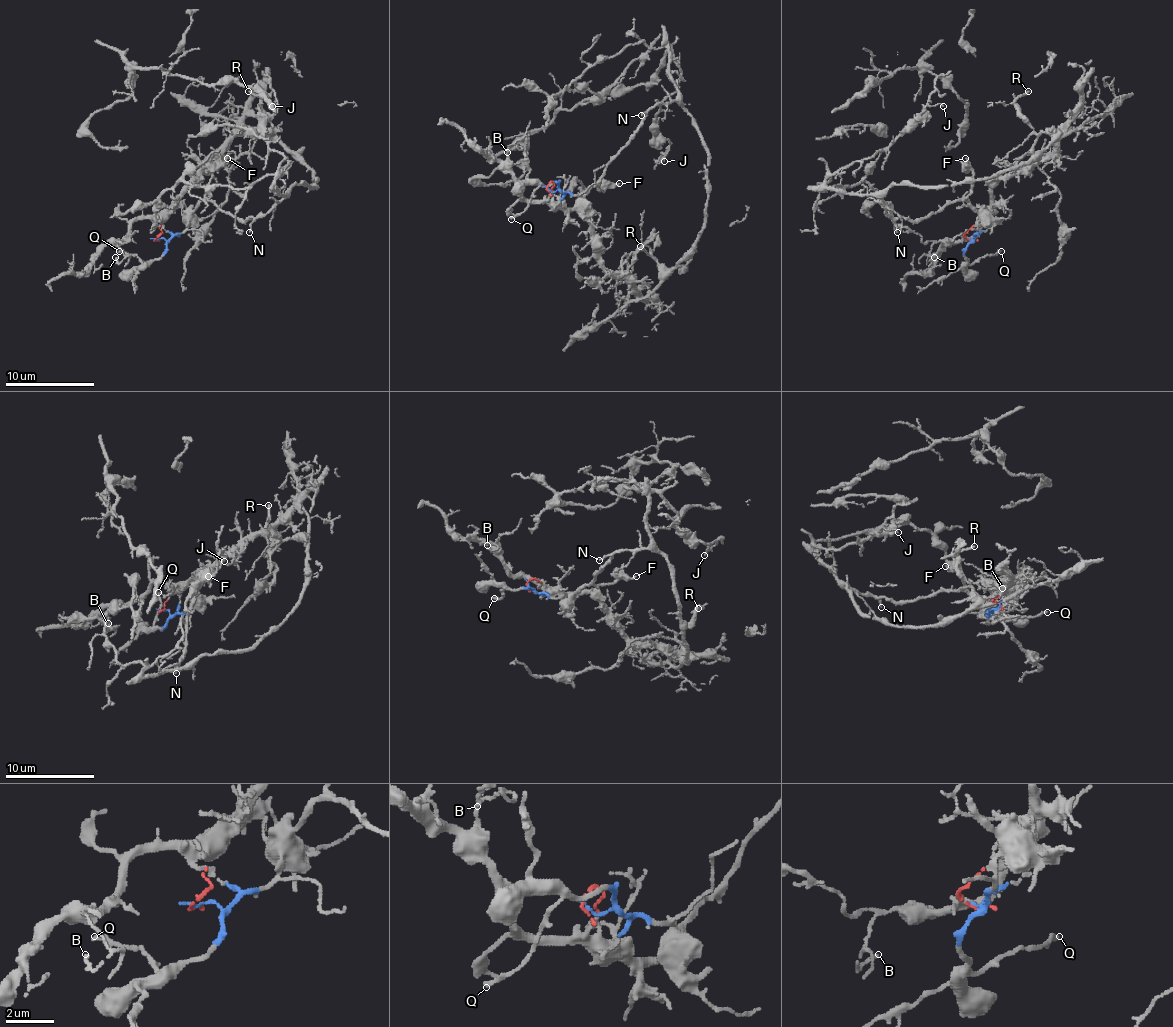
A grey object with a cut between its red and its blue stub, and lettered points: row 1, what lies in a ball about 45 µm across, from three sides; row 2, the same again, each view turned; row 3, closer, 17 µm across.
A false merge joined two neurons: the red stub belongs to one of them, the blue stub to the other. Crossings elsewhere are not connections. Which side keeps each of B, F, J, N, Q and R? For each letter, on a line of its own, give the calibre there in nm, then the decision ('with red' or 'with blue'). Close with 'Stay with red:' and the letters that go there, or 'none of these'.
B: calibre 110 nm; with red
F: calibre 180 nm; with blue
J: calibre 100 nm; with blue
N: calibre 150 nm; with blue
Q: calibre 180 nm; with blue
R: calibre 170 nm; with blue
Stay with red: B

